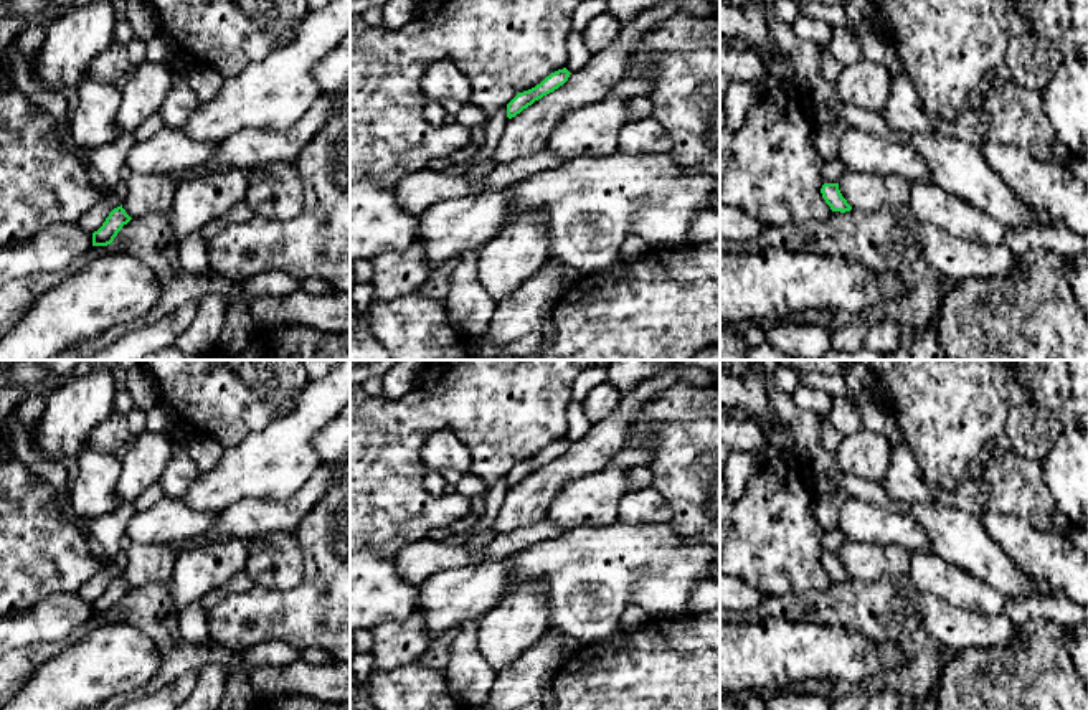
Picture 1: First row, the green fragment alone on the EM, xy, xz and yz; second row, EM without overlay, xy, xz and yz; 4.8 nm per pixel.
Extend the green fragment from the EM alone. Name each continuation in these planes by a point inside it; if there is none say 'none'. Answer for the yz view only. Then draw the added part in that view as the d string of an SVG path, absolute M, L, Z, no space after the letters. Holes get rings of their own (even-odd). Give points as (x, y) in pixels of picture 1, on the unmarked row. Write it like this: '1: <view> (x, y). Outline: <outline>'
none

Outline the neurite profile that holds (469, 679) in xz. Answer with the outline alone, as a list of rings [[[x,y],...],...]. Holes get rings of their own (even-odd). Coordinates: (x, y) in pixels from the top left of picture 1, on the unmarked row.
[[[477,619],[462,621],[451,631],[454,639],[442,672],[451,697],[466,707],[482,707],[497,675],[479,652],[477,631]]]

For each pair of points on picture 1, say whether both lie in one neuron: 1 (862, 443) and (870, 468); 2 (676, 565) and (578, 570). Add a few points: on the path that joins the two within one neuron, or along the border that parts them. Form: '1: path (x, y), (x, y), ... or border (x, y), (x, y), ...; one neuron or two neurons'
1: path (864, 449), (870, 461); one neuron
2: path (651, 562), (603, 570); one neuron

